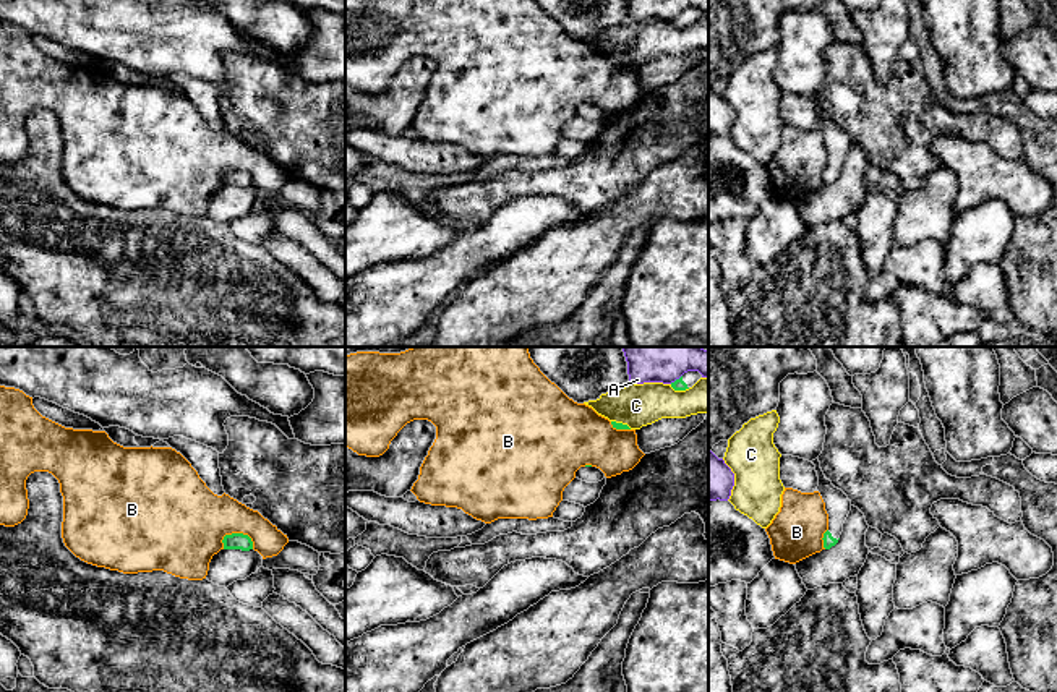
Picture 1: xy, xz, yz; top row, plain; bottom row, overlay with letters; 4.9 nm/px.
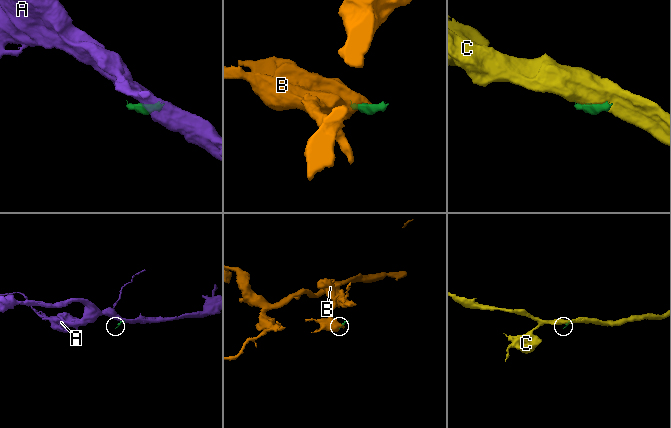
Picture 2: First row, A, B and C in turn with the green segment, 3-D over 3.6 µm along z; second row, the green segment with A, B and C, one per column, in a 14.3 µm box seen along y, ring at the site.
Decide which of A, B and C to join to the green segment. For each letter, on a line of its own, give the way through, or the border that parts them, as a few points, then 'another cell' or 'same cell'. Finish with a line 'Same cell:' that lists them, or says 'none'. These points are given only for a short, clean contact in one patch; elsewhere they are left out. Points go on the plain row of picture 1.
A: border xz (681, 12), (670, 20); another cell
B: border xy (221, 177), (231, 170), (245, 170), (253, 185); another cell
C: another cell
Same cell: none

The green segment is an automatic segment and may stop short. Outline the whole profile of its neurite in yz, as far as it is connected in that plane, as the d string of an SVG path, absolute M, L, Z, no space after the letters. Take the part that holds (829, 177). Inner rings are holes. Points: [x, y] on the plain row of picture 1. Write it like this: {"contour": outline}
{"contour": "M819 94L812 97L815 102L815 109L819 113L819 123L817 128L820 130L824 139L825 139L825 147L828 151L828 167L824 170L824 185L830 186L838 180L838 175L843 169L843 160L851 147L851 138L848 133L835 125L830 117L825 115Z"}

